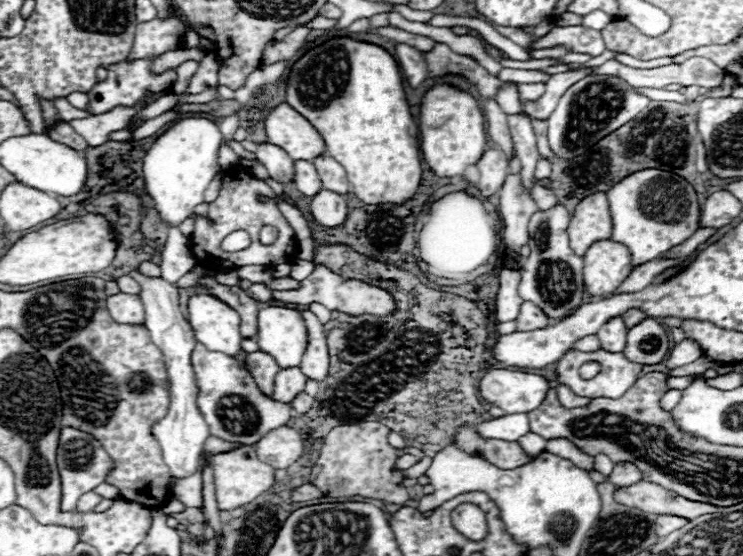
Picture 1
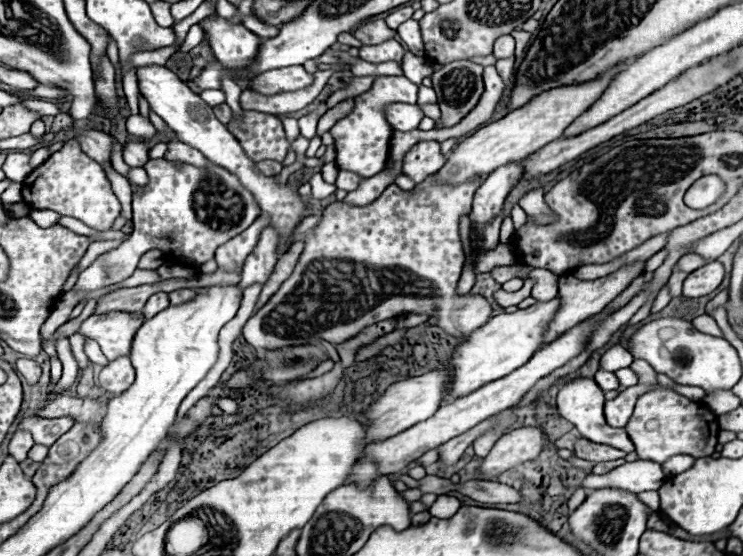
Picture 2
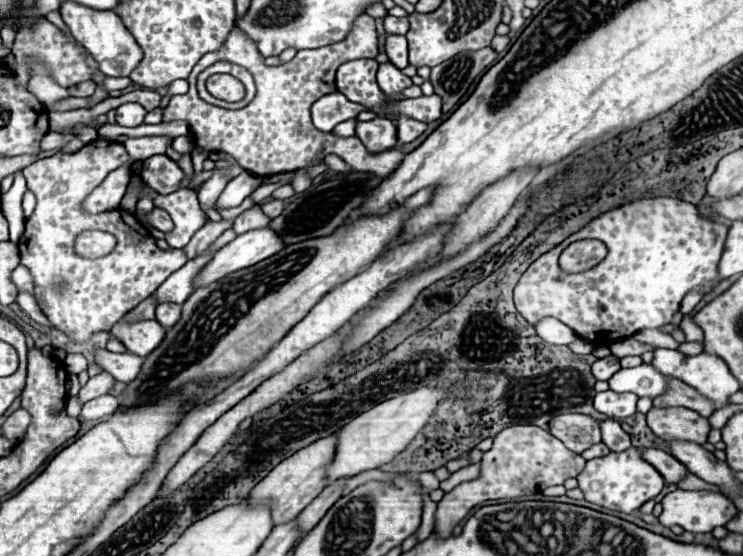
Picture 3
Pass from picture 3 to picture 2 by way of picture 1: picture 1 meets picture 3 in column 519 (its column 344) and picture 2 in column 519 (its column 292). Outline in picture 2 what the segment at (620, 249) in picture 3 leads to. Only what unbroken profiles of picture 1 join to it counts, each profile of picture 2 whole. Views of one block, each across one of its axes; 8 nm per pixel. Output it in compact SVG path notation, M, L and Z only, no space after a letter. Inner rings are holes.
M526 278L526 280L524 280L524 286L522 286L518 292L496 292L494 298L496 298L496 302L498 302L500 306L504 306L504 308L508 308L508 306L518 306L524 298L530 296L532 288L534 288L534 280Z

